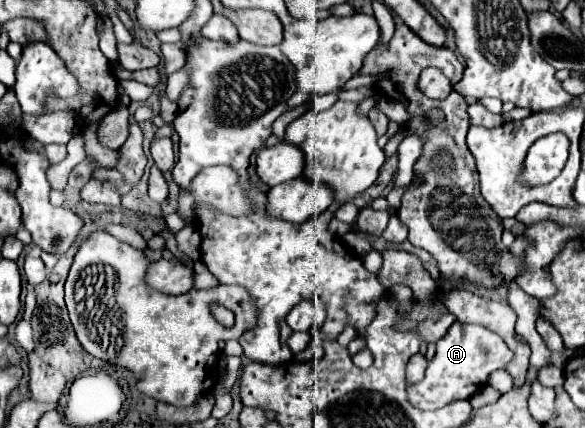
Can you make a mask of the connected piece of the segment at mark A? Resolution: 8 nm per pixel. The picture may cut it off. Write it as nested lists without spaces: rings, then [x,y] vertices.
[[[454,321],[448,333],[436,343],[436,355],[428,361],[424,379],[406,387],[408,401],[422,411],[436,411],[456,399],[470,399],[480,387],[488,385],[488,377],[496,369],[506,369],[514,353],[494,331],[478,323]]]

